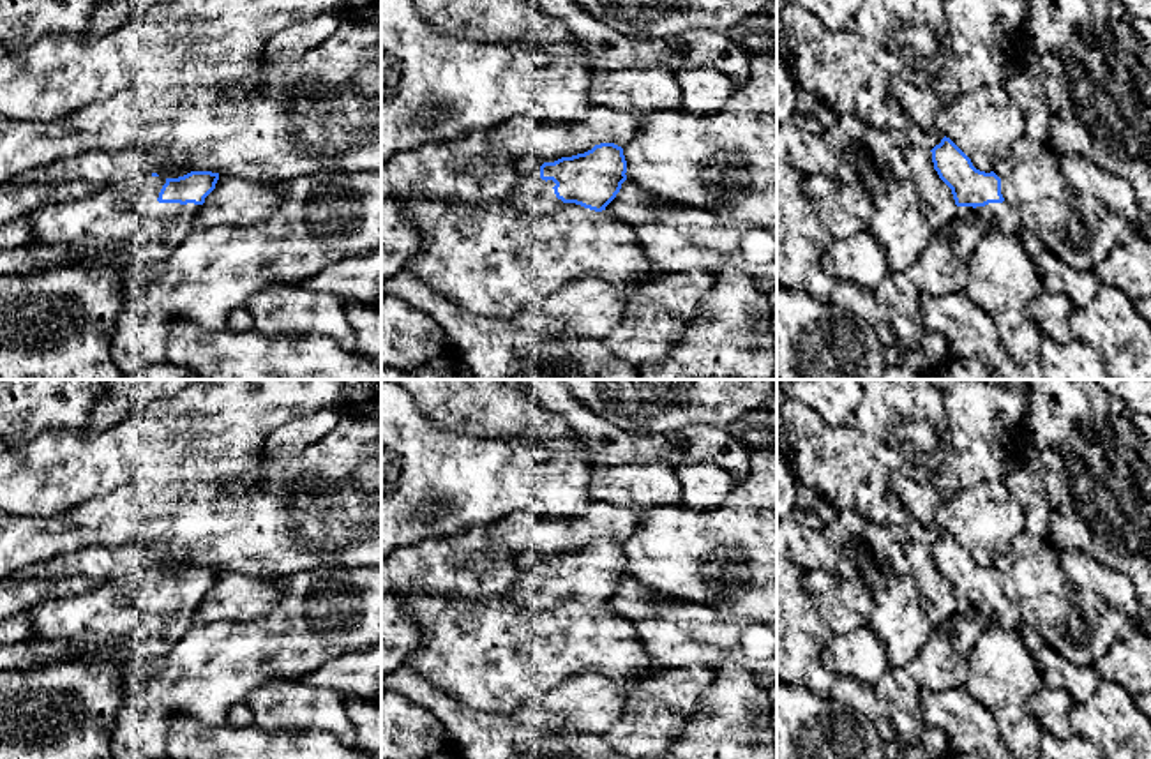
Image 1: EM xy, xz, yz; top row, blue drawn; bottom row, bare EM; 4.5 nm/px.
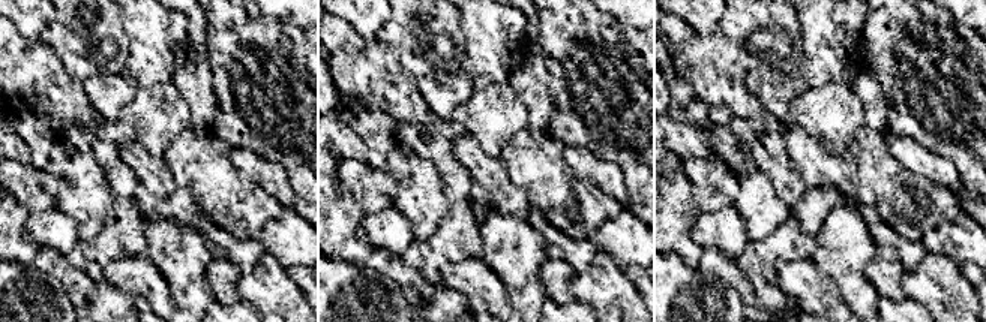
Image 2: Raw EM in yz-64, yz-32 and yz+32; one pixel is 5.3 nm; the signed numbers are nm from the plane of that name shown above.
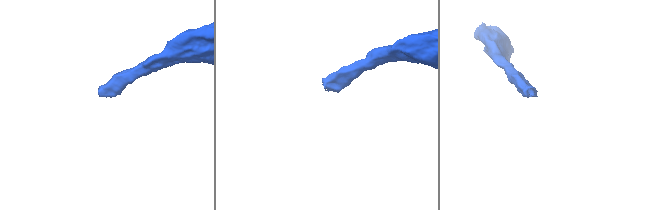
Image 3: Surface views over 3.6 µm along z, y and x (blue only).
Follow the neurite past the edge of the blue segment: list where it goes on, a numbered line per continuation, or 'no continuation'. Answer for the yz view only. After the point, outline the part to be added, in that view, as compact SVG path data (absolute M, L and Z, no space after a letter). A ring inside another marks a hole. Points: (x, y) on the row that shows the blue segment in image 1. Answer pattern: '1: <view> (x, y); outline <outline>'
1: yz (1001, 217); outline M1006 201L989 203L985 207L957 207L959 217L978 217L989 226L989 231L1020 238L1022 224L1019 212Z

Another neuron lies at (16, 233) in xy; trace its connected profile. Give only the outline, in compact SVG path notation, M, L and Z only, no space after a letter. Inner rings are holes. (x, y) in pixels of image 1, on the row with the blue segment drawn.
M18 217L0 228L0 249L30 245L32 242L34 235L26 217Z

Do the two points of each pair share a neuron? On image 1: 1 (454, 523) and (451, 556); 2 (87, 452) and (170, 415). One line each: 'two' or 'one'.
1: two
2: one

